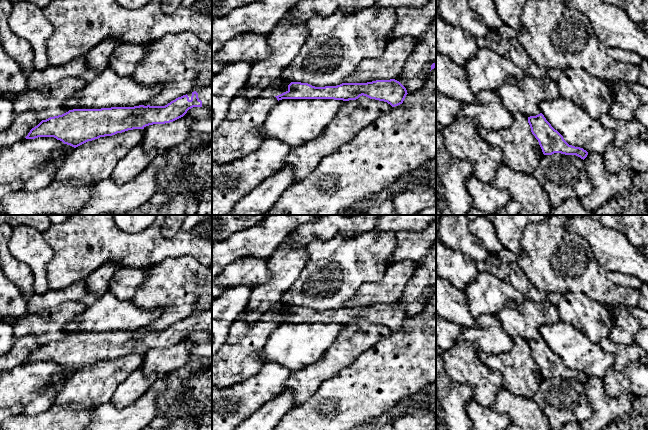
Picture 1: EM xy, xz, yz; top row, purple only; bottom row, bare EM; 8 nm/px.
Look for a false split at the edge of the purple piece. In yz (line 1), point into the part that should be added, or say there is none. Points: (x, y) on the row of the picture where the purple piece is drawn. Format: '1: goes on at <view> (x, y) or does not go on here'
1: does not go on here

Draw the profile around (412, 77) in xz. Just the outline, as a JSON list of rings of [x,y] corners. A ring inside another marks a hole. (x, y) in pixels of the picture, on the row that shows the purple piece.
[[[436,17],[431,27],[420,37],[395,80],[406,88],[408,94],[414,93],[422,88],[433,63],[436,63]]]

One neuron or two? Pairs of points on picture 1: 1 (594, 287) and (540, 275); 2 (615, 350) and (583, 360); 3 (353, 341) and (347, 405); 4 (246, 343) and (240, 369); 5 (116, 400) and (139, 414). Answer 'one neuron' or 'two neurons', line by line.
1: one neuron
2: two neurons
3: two neurons
4: one neuron
5: two neurons

